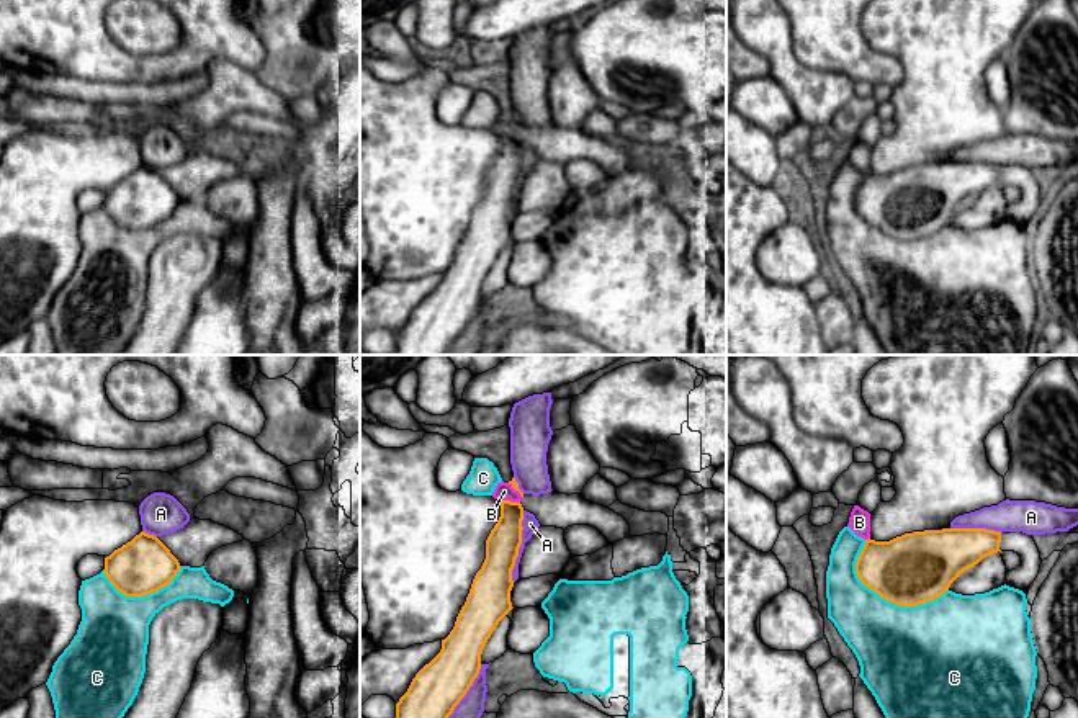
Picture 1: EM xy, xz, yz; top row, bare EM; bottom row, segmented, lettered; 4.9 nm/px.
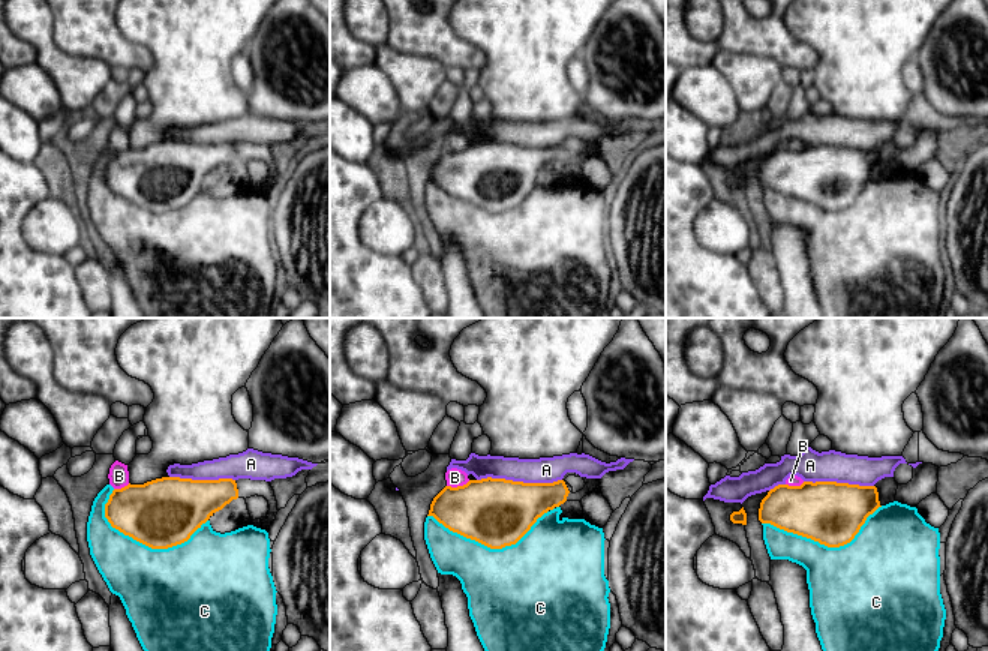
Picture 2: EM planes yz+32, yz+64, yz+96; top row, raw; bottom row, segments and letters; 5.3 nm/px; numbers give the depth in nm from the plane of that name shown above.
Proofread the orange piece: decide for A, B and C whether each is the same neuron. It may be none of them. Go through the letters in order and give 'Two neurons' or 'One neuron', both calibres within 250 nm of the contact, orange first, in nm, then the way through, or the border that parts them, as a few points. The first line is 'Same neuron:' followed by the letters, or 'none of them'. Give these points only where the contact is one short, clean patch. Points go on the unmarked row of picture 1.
Same neuron: none of them
A: Two neurons. Thickness 190 nm (orange) against 80 nm
B: Two neurons. Thickness 160 nm (orange) against 90 nm. Boundary: xz (499, 133), (519, 136)
C: Two neurons. Thickness 360 nm (orange) against 400 nm

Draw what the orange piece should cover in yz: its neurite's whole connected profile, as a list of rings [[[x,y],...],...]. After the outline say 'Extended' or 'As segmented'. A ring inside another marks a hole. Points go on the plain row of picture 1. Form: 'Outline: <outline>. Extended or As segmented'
Outline: [[[942,162],[913,165],[890,175],[865,173],[857,191],[859,214],[882,232],[916,240],[932,236],[983,191],[1001,186],[1001,165]]]. As segmented

